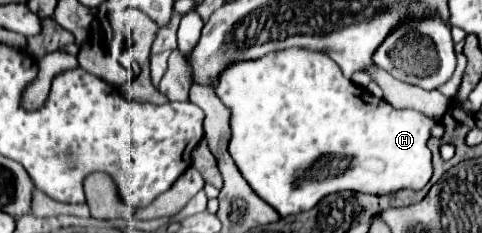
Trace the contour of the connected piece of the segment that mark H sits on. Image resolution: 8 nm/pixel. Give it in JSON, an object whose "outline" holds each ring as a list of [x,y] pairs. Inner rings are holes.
{"outline":[[[288,48],[270,52],[258,60],[232,62],[220,72],[214,92],[230,110],[232,138],[228,144],[228,154],[248,186],[254,188],[254,192],[280,216],[310,210],[332,192],[350,190],[384,196],[400,190],[422,190],[432,178],[432,154],[426,142],[432,128],[440,122],[430,120],[422,112],[396,110],[390,106],[390,102],[370,96],[366,88],[360,88],[352,80],[344,78],[338,64],[334,64],[334,60],[322,52]],[[326,156],[350,156],[352,164],[344,174],[330,174],[328,166],[324,166]]]}

